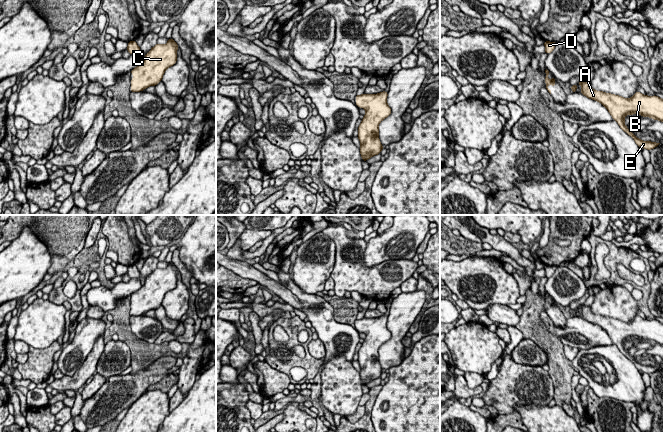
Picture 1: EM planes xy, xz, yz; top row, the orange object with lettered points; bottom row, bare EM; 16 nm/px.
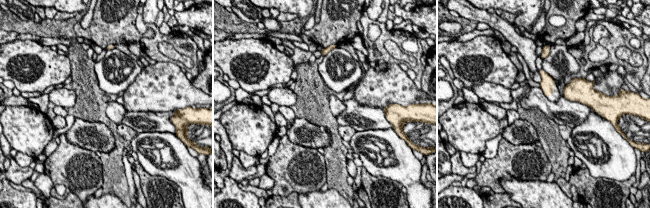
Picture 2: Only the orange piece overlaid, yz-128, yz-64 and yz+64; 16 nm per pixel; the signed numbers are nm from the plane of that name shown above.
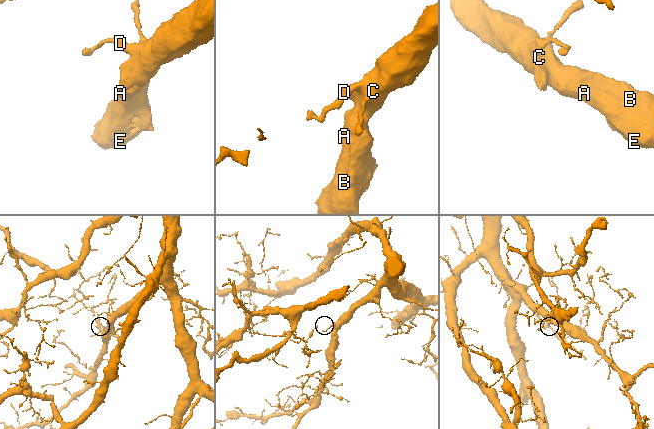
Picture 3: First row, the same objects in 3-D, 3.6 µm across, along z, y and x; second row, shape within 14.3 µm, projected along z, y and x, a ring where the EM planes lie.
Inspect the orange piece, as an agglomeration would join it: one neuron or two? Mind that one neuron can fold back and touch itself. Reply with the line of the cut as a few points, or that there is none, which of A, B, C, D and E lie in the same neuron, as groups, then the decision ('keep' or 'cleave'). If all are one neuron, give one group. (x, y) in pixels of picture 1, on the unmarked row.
no cut; A B C D E; keep

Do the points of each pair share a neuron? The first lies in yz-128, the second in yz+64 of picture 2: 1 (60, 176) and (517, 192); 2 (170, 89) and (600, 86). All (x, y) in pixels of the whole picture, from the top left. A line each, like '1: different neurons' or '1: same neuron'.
1: different neurons
2: same neuron

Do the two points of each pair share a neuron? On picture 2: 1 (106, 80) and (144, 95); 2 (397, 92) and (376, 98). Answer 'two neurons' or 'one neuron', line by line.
1: two neurons
2: one neuron

